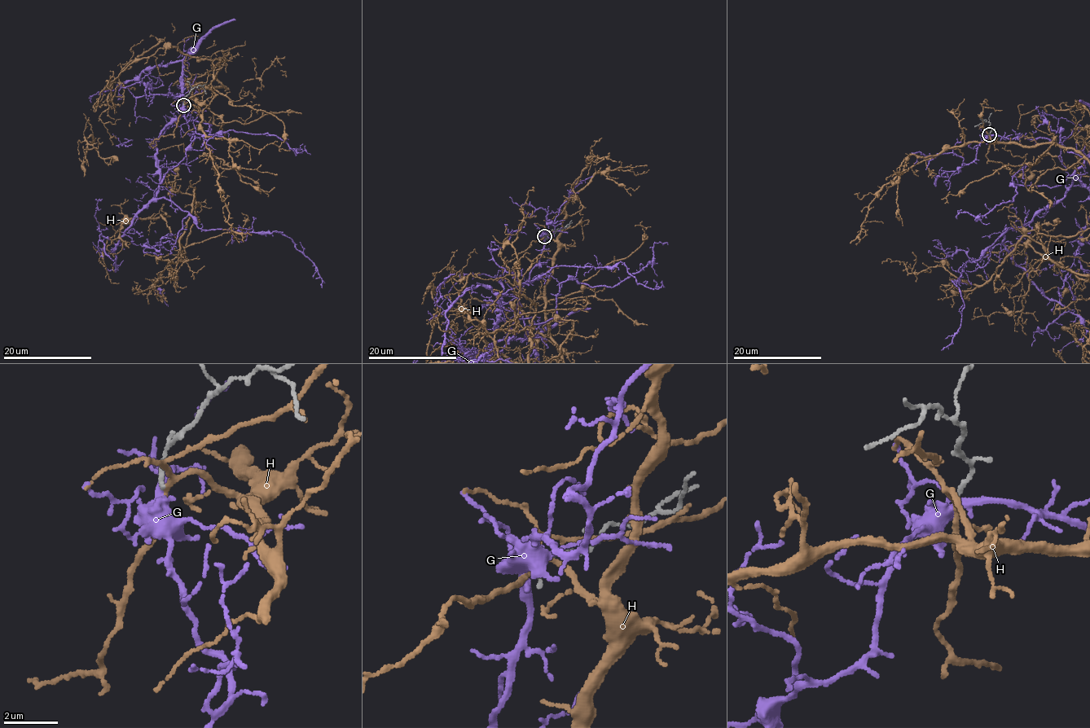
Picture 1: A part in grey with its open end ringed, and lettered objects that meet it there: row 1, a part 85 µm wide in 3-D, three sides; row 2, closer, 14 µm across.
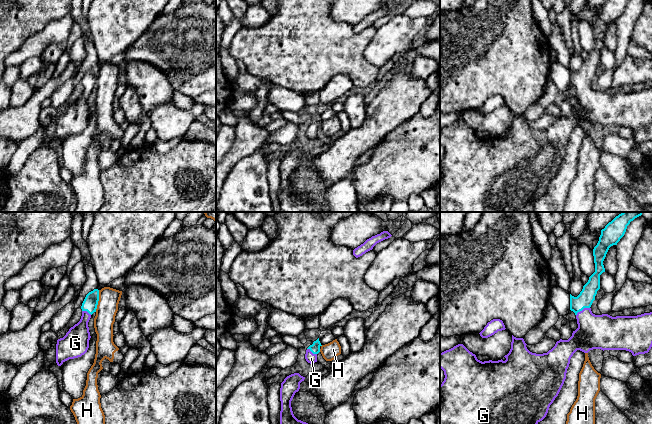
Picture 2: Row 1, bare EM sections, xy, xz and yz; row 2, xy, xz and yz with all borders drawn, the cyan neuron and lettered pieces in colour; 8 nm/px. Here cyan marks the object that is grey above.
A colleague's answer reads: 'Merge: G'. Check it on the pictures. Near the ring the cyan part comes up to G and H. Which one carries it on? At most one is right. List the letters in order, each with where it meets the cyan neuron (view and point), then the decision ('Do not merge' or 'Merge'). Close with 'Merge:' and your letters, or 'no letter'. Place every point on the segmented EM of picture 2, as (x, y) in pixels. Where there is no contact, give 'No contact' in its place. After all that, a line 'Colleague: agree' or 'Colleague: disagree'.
G: Touches cyan at yz (582, 309). Merge
H: Touches cyan at xy (98, 300). Do not merge
Merge: G
Colleague: agree

